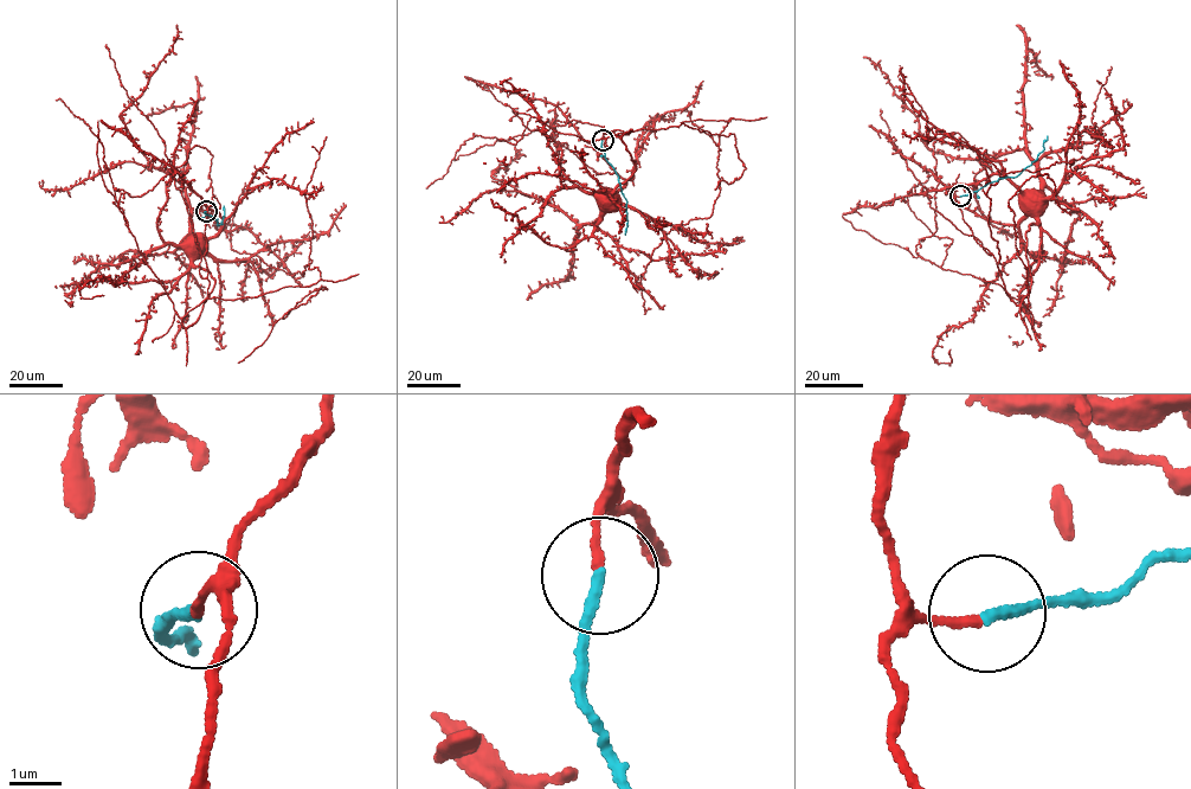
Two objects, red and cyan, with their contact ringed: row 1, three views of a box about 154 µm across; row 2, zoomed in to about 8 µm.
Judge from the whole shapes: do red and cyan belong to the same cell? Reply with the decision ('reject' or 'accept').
accept

